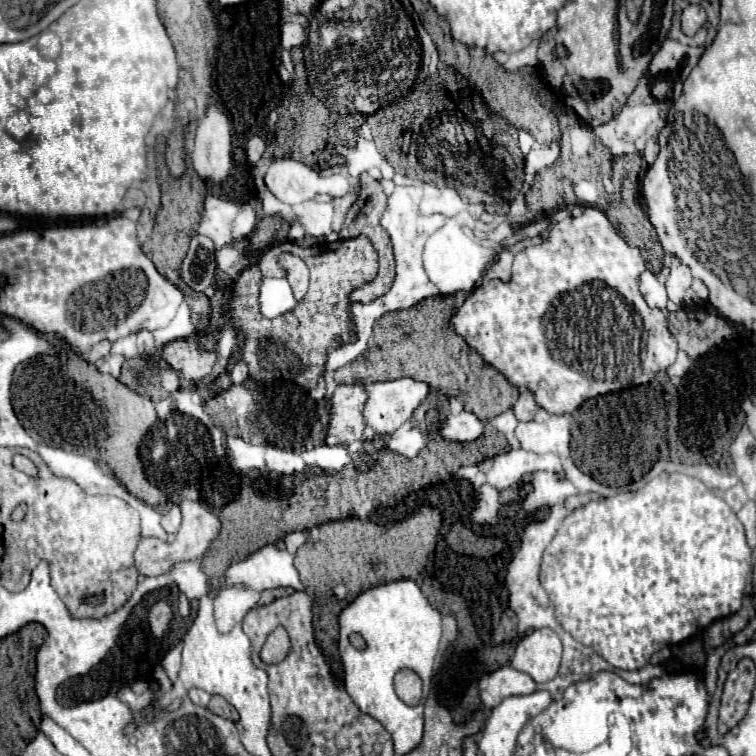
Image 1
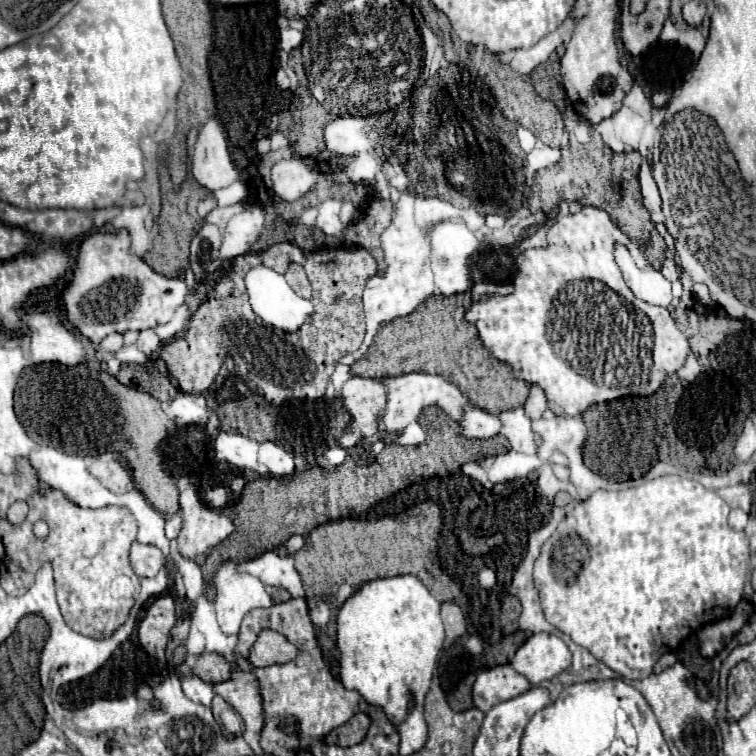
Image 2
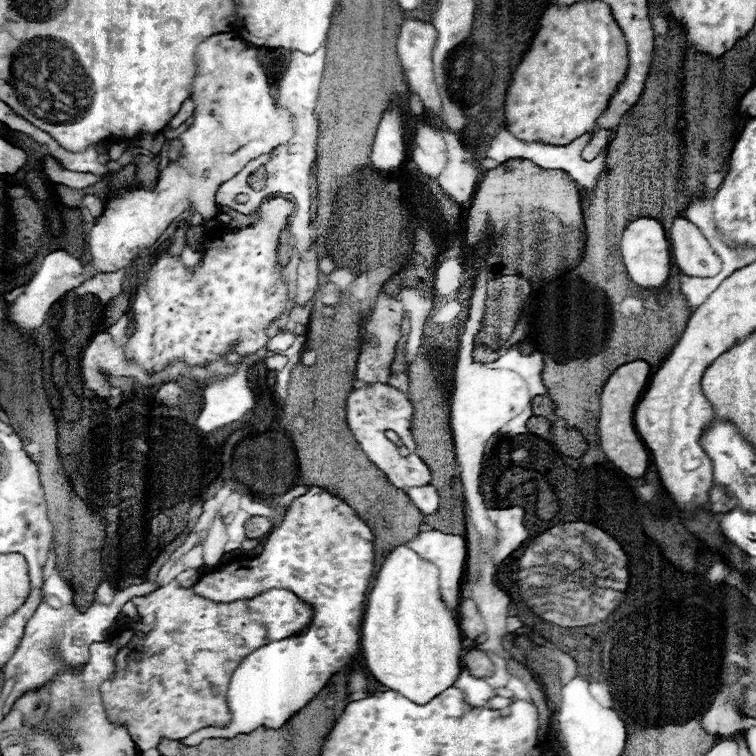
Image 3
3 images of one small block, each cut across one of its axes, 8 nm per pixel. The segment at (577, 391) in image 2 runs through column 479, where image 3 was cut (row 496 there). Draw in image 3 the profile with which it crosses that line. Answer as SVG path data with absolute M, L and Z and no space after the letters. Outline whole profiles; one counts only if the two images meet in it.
M312 486L304 496L290 502L280 526L268 534L258 558L204 574L194 584L194 592L204 598L232 602L252 598L268 588L284 588L314 606L314 624L298 636L270 642L248 654L234 670L226 692L232 722L222 728L202 728L184 738L184 744L200 744L208 736L236 736L258 726L280 728L304 708L332 674L350 664L358 652L364 594L372 570L374 536L370 528L346 502Z

